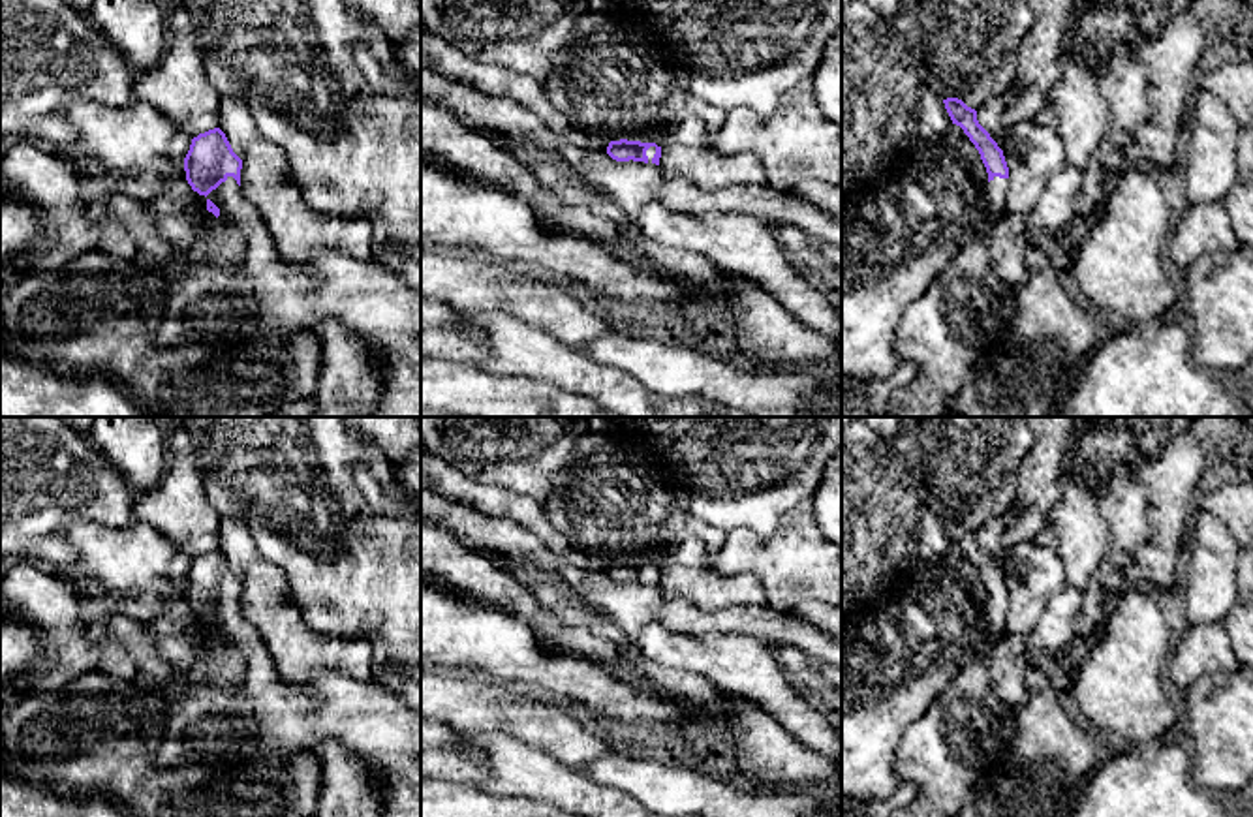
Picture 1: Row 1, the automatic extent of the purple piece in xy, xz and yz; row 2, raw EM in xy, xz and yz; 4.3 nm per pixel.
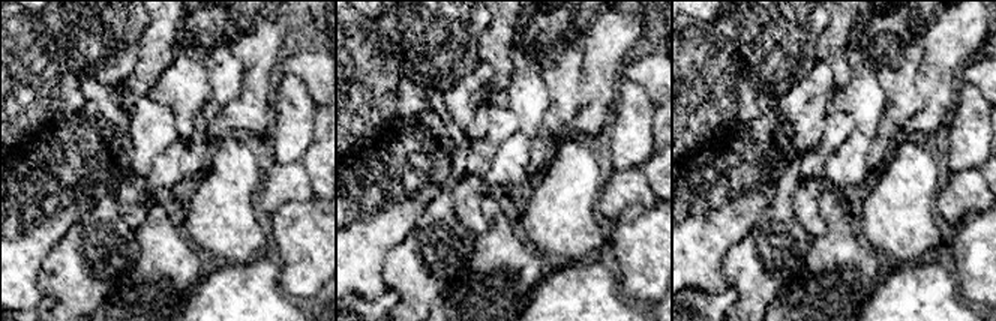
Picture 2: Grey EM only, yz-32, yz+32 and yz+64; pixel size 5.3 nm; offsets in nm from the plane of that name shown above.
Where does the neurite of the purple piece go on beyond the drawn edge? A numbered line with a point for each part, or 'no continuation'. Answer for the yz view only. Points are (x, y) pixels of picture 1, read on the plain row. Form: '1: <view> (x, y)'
1: yz (968, 727)

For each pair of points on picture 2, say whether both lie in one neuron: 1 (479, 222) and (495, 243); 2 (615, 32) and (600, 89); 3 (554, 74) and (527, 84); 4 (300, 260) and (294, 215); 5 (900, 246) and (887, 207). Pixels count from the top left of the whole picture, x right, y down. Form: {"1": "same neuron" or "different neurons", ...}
{"1": "different neurons", "2": "same neuron", "3": "different neurons", "4": "same neuron", "5": "same neuron"}

